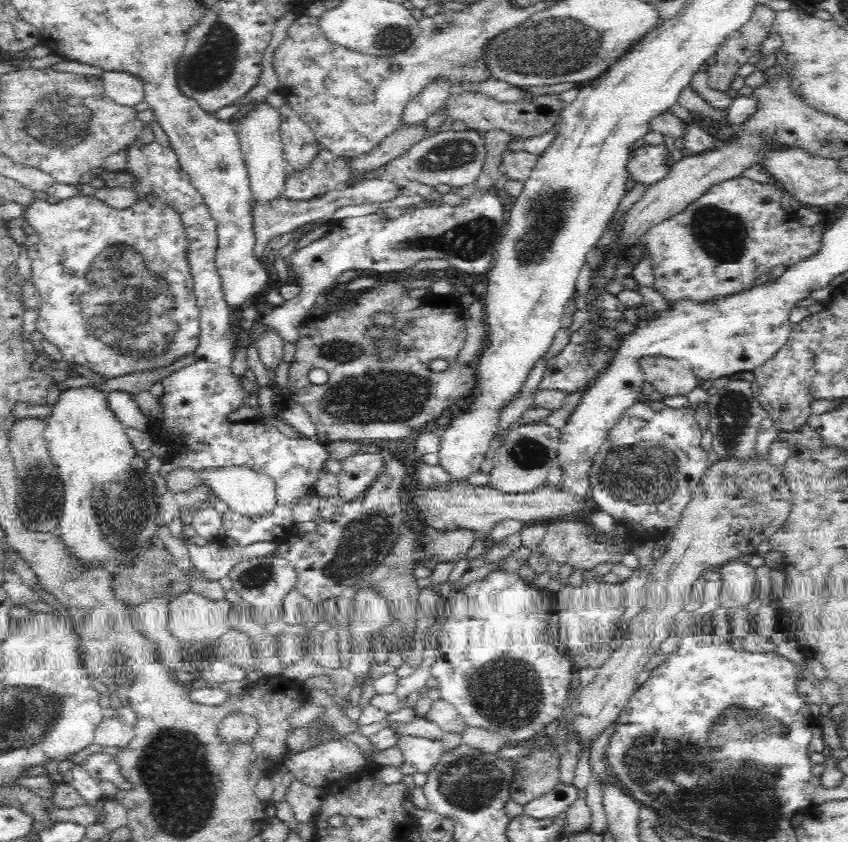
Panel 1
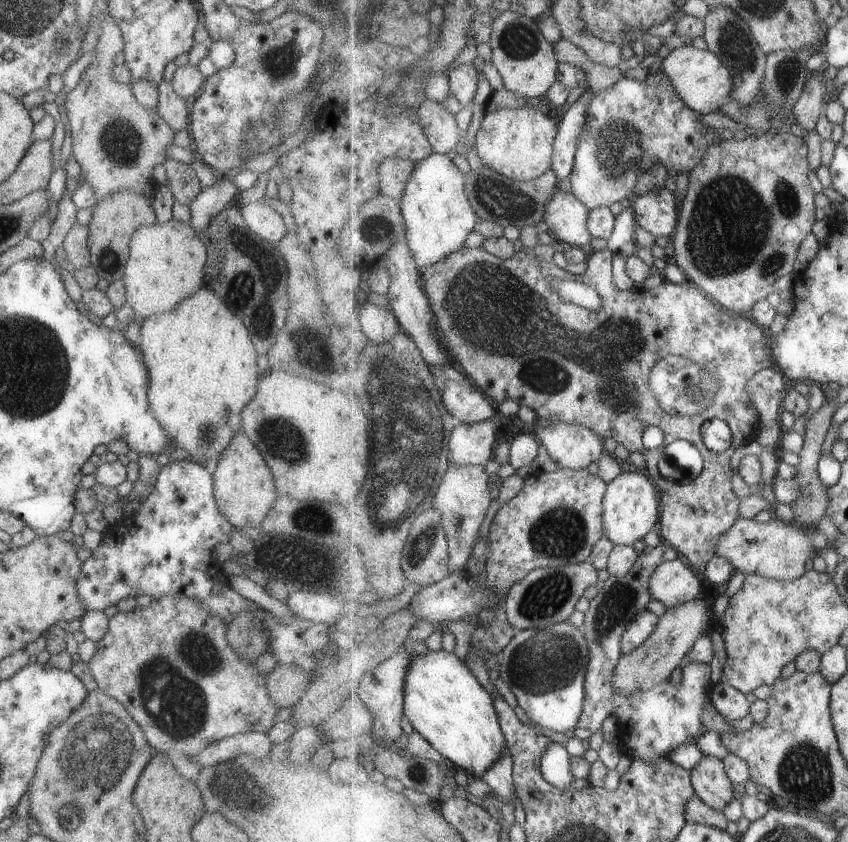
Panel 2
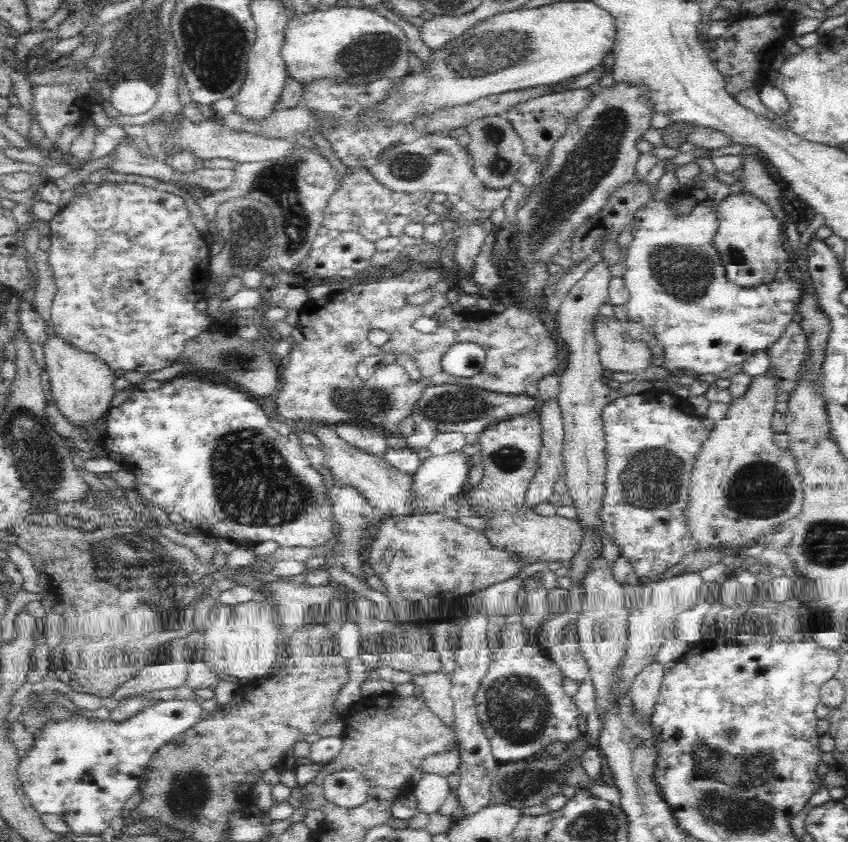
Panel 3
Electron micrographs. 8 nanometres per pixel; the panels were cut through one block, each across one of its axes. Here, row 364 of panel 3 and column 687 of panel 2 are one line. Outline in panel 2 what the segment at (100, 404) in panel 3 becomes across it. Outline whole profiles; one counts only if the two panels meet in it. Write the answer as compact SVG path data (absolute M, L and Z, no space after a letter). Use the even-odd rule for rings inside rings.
M683 45L670 51L660 66L669 75L671 84L686 105L700 115L719 111L731 101L734 78L730 68L714 52L700 50L692 45Z

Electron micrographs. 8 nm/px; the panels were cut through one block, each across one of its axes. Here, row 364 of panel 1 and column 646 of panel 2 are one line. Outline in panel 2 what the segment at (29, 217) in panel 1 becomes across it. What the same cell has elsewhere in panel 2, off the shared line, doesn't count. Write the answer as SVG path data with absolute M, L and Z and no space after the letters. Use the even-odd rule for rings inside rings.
M653 65L648 69L645 82L623 77L607 90L594 93L595 98L589 108L588 125L582 132L574 169L569 176L571 192L590 209L608 207L615 202L623 204L634 192L638 176L655 163L663 163L675 172L691 173L705 156L707 147L721 141L717 130L699 122L700 114L686 105L660 65Z

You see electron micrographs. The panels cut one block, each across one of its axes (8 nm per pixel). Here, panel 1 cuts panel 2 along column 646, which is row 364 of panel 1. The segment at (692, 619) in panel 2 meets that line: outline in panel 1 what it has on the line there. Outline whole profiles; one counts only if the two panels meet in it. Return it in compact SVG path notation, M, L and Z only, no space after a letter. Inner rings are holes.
M646 356L640 360L640 365L644 371L644 380L665 397L686 396L698 386L700 380L688 362L663 356Z

